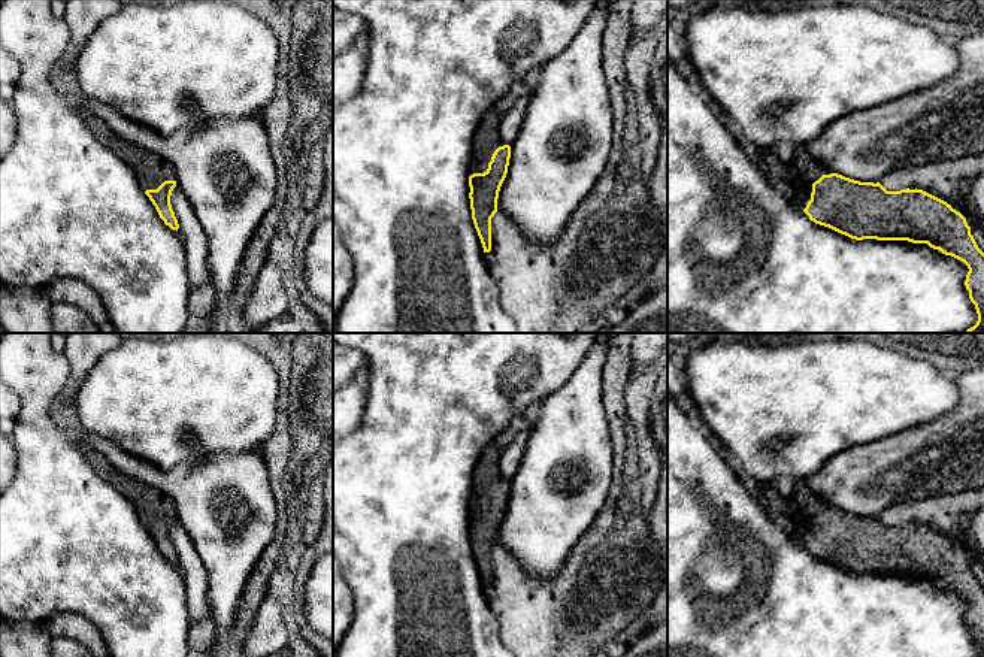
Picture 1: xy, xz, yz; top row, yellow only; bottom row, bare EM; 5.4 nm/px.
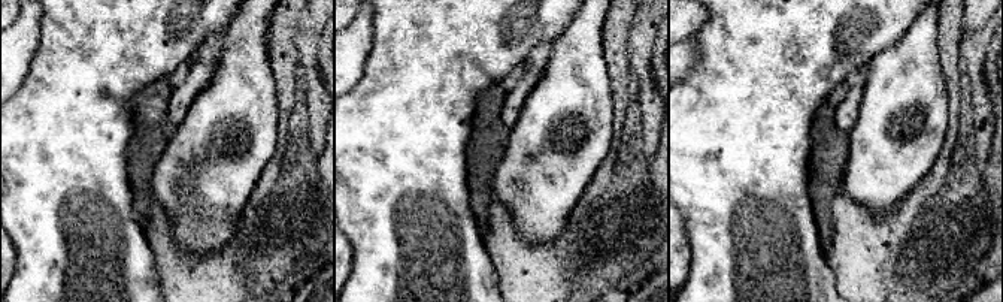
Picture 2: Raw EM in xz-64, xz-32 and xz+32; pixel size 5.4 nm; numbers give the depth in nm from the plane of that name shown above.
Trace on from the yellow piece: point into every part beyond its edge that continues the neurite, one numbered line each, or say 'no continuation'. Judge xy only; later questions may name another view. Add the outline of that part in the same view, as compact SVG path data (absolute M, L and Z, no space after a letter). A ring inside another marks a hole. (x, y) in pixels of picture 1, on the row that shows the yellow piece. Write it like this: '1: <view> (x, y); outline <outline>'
1: xy (151, 170); outline M73 66L54 72L51 82L54 90L82 116L90 131L134 172L143 191L157 190L164 181L176 181L173 167L163 157L119 137L106 121L87 108L87 96L79 87Z

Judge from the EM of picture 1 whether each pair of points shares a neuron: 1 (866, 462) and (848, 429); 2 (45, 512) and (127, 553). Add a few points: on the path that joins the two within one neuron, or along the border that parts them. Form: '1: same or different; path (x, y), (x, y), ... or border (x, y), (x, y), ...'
1: different; border (892, 435), (841, 450), (827, 462)
2: same; path (66, 533), (88, 553), (106, 553)

